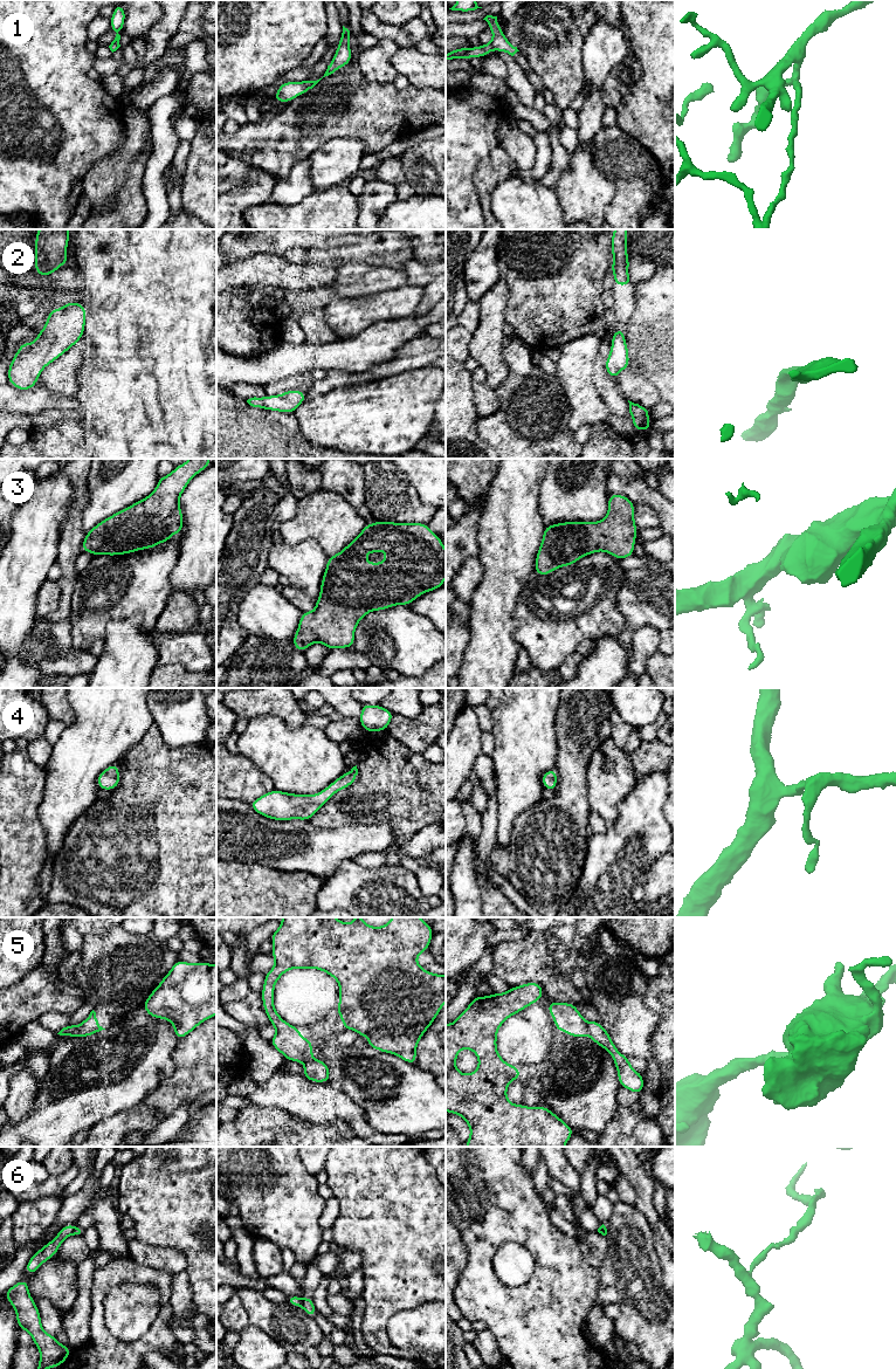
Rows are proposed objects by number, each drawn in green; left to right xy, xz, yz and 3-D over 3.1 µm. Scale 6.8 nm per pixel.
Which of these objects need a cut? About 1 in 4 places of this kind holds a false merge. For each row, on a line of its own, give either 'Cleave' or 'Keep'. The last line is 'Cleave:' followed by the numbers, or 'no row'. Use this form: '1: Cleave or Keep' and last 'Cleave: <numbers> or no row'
1: Keep
2: Keep
3: Keep
4: Keep
5: Cleave
6: Cleave
Cleave: 5, 6

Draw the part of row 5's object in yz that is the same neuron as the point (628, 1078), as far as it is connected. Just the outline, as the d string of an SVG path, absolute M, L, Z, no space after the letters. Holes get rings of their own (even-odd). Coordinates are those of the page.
M587 1021L587 1036L599 1046L604 1047L613 1058L618 1071L620 1087L641 1094L643 1089L643 1075L636 1072L629 1064L629 1059L621 1054L611 1039L608 1032L599 1021Z

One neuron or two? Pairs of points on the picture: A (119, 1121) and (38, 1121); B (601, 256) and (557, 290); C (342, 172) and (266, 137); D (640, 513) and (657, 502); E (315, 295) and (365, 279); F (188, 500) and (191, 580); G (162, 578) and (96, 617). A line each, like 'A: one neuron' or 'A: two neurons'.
A: two neurons
B: one neuron
C: two neurons
D: two neurons
E: one neuron
F: one neuron
G: one neuron

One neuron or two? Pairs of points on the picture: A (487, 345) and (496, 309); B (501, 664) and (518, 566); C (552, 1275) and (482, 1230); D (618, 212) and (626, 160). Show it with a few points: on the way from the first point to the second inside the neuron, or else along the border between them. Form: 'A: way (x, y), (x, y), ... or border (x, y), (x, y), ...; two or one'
A: way (488, 336), (491, 318); one
B: way (498, 639), (498, 591); one
C: way (545, 1254), (521, 1230), (503, 1230); one
D: way (626, 199), (626, 173); one

